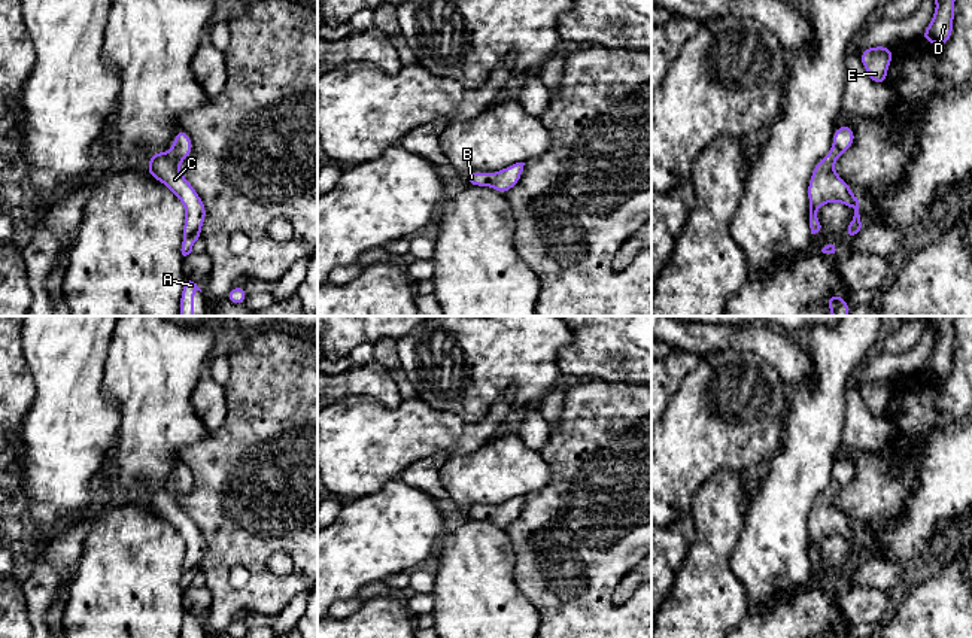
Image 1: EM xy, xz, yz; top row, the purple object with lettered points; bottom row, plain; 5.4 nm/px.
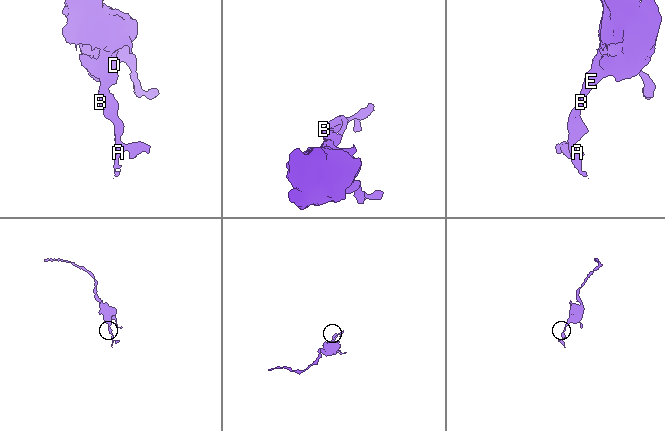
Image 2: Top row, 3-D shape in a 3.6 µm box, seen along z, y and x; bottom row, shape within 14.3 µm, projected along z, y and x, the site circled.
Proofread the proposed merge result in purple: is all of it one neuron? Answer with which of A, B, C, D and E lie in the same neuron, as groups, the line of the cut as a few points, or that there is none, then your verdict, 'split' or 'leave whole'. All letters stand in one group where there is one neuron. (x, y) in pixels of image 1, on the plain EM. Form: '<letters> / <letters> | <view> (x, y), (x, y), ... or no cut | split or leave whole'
A B C D E | no cut | leave whole

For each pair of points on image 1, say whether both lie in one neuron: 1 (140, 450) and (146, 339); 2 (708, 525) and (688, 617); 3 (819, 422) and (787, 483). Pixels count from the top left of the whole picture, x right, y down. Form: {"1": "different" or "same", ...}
{"1": "same", "2": "same", "3": "same"}

